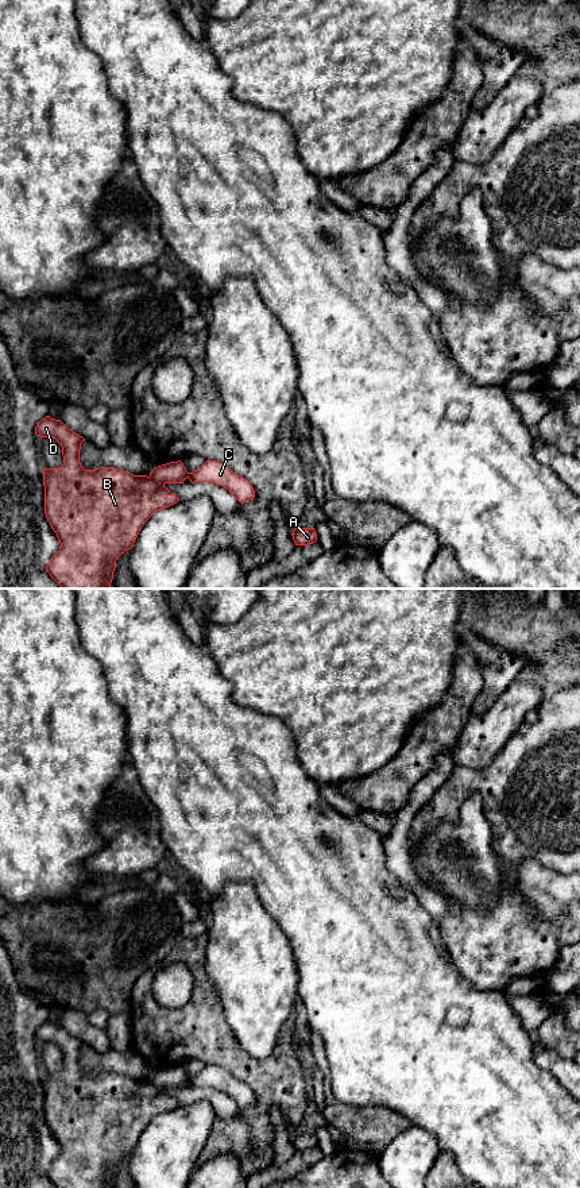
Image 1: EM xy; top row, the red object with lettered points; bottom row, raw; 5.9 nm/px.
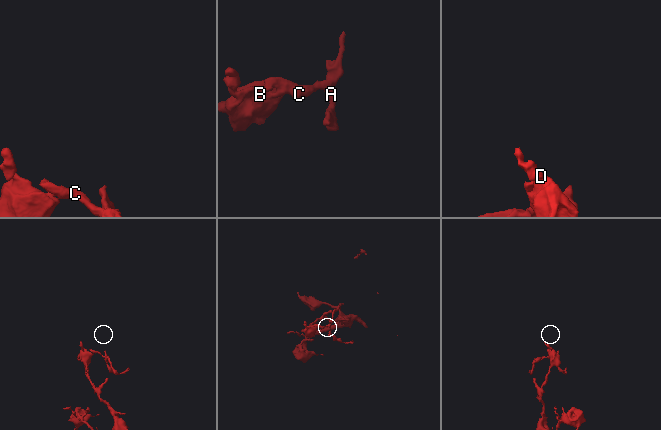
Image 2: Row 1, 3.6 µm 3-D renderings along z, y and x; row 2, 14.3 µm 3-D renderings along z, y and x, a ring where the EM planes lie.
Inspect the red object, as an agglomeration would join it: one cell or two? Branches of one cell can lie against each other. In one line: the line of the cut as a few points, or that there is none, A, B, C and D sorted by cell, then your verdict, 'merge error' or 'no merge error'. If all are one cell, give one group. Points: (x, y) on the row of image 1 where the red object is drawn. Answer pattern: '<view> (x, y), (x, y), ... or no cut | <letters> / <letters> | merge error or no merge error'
xy (150, 475), (163, 485) | A C / B D | merge error

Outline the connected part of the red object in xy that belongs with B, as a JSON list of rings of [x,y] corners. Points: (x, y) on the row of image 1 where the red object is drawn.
[[[46,416],[35,427],[35,435],[55,439],[63,455],[61,467],[43,470],[45,514],[61,543],[46,572],[62,589],[111,589],[117,558],[132,548],[144,522],[179,500],[147,475],[134,475],[115,467],[85,470],[80,463],[85,439],[61,420]]]

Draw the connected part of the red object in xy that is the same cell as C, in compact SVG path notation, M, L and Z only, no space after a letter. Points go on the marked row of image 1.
M181 460L170 462L155 467L150 472L150 477L162 485L183 483L186 478L189 478L192 483L212 482L228 489L239 502L247 502L255 497L255 490L247 479L233 472L228 466L216 460L206 460L193 472L187 472Z

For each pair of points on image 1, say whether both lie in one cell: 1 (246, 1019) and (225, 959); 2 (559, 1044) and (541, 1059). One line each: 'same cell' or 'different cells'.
1: same cell
2: different cells

